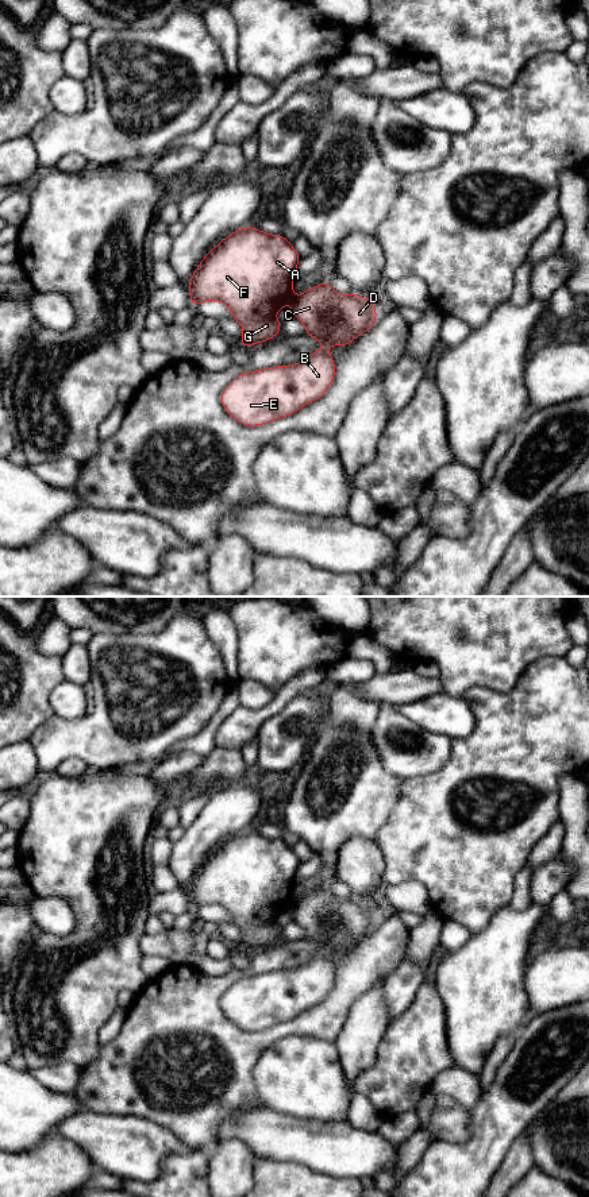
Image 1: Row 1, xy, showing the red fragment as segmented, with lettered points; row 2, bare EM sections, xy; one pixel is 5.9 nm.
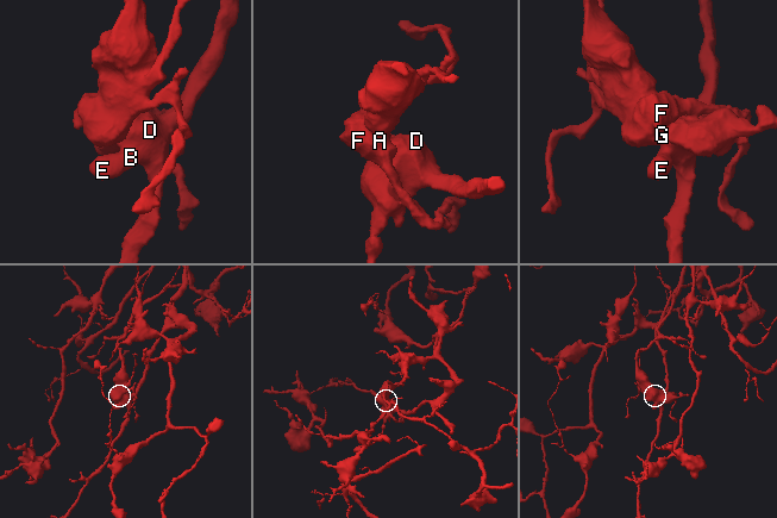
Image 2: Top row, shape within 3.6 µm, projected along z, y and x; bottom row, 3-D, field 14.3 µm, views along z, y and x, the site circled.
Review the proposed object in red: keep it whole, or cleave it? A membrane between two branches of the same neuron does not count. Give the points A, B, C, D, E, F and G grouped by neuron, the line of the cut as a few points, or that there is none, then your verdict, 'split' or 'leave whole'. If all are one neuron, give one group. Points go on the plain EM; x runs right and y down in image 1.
A B C D E F G; no cut; leave whole

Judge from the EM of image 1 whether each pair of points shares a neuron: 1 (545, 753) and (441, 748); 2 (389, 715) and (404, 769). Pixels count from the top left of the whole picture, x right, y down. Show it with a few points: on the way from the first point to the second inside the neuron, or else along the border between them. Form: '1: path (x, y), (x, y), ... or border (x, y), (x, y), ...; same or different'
1: border (453, 740), (449, 760), (437, 771), (430, 772); different
2: path (387, 729), (381, 737), (396, 756); same

